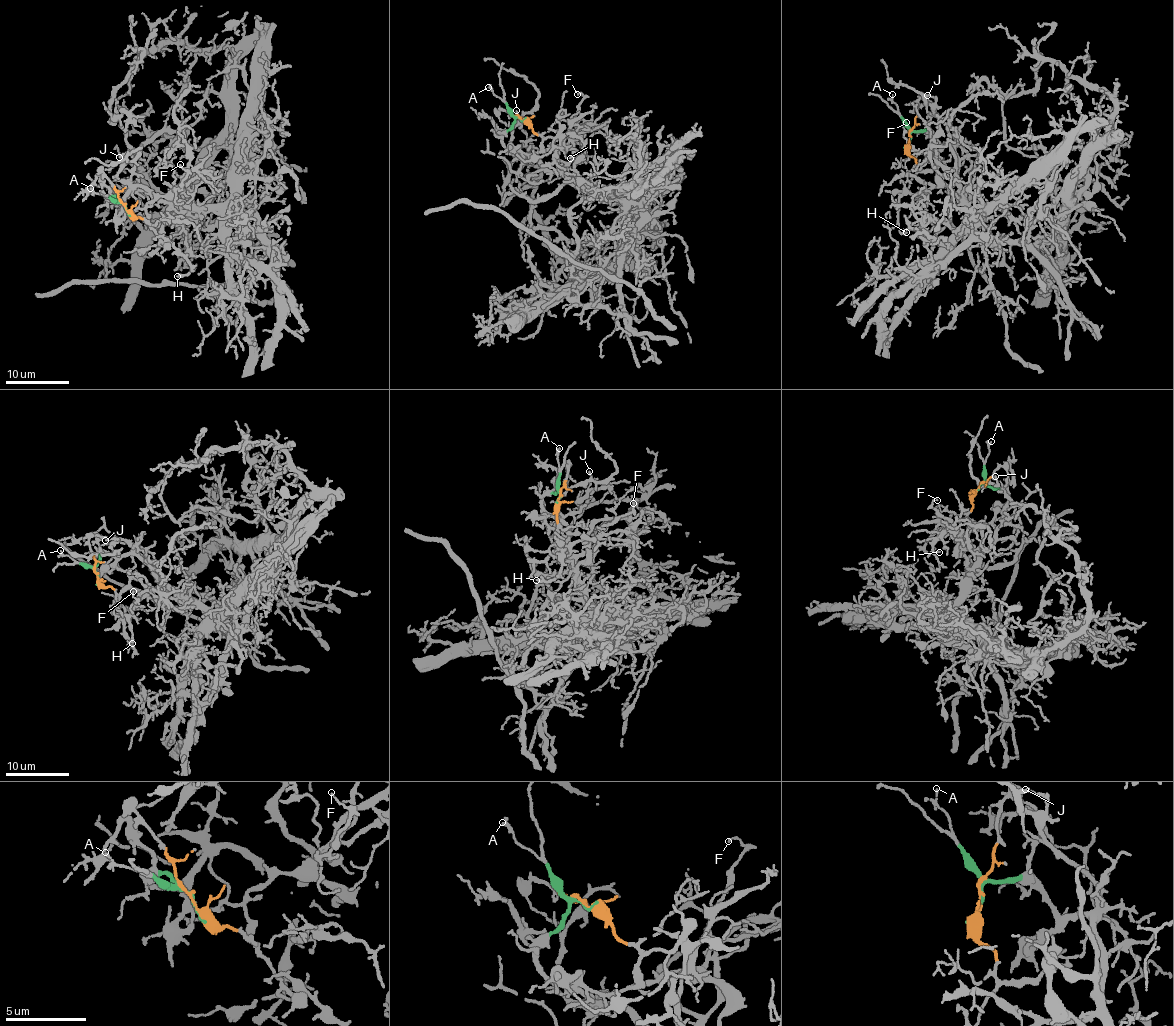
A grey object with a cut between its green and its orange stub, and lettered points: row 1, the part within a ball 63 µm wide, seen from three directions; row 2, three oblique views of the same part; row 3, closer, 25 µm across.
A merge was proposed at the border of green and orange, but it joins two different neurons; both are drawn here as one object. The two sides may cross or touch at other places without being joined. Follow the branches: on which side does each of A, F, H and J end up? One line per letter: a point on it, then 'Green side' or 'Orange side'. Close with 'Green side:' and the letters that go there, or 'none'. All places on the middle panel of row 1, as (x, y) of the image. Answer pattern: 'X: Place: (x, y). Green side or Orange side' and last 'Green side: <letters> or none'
A: Place: (488, 87). Green side
F: Place: (577, 94). Orange side
H: Place: (570, 158). Green side
J: Place: (516, 110). Green side
Green side: A, H, J

